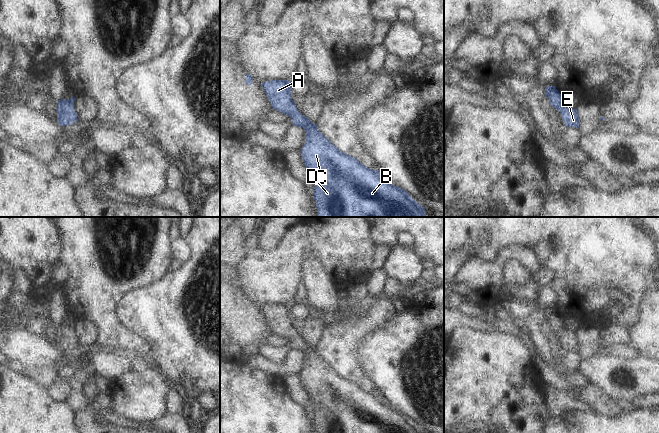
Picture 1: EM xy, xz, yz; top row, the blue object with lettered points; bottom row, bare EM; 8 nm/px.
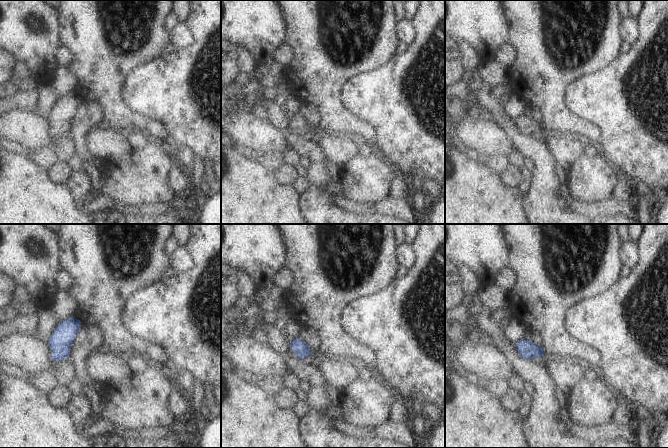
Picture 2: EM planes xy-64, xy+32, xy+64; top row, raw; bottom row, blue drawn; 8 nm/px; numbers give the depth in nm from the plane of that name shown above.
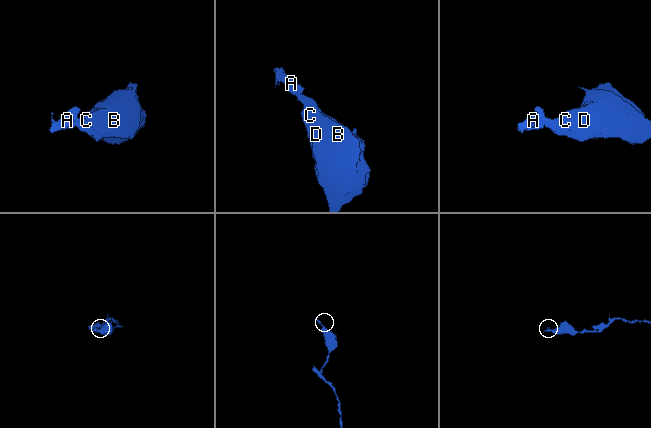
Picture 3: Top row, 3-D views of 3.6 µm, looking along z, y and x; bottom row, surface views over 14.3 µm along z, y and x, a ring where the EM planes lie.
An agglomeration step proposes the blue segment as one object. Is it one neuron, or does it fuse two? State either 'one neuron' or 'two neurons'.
one neuron

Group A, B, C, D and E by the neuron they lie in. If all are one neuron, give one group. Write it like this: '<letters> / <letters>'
A B C D E

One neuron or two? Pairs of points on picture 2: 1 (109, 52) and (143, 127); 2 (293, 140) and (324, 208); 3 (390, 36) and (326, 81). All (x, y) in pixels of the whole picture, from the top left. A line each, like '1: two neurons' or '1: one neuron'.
1: one neuron
2: one neuron
3: one neuron

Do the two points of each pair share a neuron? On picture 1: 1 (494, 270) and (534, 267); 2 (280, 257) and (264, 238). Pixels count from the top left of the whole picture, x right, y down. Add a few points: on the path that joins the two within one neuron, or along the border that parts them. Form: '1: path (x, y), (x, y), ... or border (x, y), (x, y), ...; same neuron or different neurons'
1: path (504, 260), (508, 256), (524, 257); same neuron
2: border (287, 230), (273, 249), (262, 250), (258, 248); different neurons

